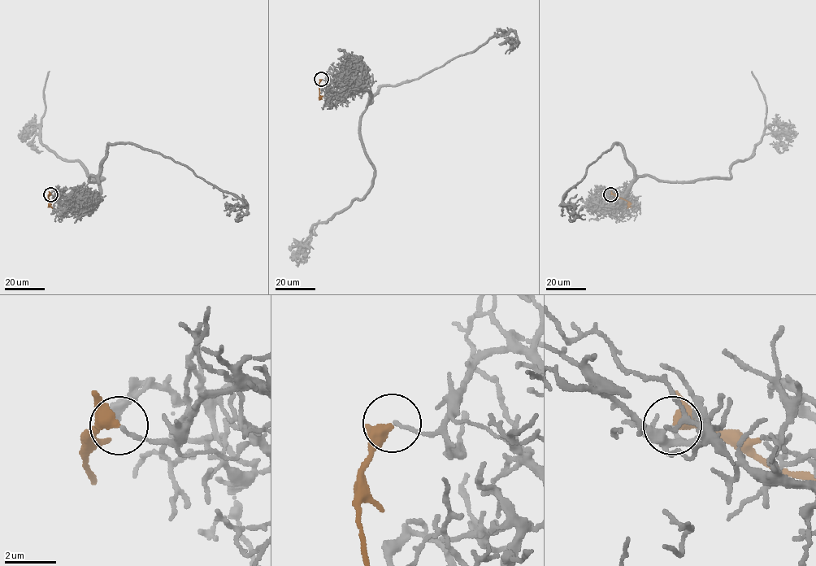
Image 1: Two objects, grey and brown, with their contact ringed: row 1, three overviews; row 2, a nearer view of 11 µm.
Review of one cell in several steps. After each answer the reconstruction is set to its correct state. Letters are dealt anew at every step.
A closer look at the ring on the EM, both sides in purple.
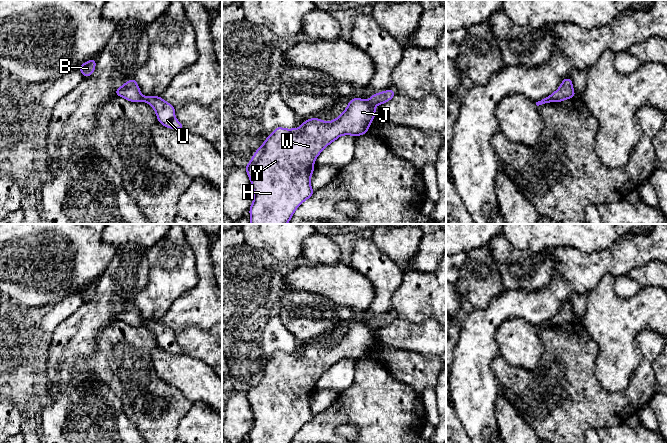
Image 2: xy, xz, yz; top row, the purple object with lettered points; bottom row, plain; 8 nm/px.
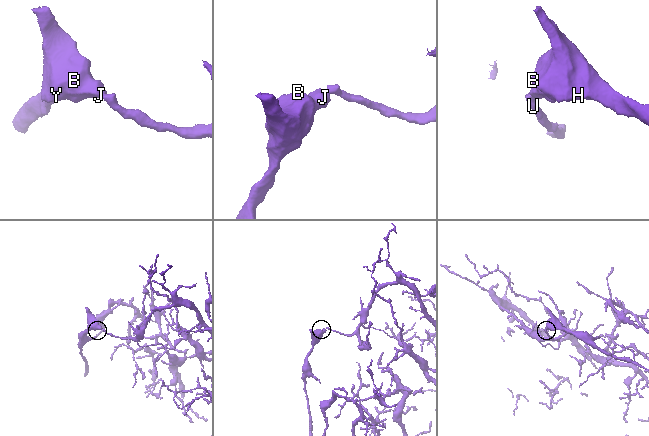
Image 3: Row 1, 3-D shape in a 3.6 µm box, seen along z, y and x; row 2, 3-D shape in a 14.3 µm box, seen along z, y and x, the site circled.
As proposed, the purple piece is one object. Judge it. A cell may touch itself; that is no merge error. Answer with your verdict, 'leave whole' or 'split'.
split

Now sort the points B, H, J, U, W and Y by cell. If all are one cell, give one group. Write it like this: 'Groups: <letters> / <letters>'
Groups: B H J W Y / U

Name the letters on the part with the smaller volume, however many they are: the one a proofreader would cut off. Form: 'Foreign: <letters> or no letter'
Foreign: B, H, J, W, Y

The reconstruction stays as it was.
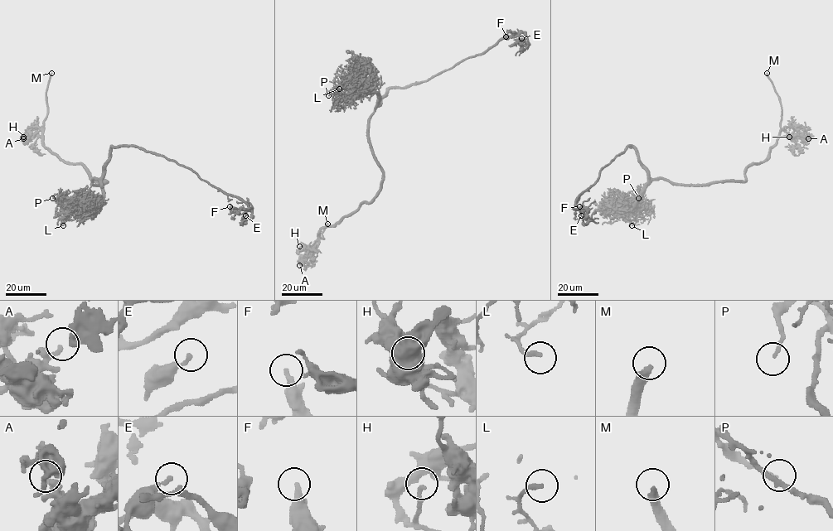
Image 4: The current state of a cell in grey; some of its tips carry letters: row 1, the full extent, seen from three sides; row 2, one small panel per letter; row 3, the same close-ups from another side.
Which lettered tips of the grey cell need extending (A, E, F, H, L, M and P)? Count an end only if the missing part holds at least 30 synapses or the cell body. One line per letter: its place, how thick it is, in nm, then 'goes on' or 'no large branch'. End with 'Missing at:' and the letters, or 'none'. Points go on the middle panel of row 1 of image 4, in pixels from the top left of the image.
A: at (299, 265); 160 nm thick; no large branch
E: at (521, 38); 180 nm thick; no large branch
F: at (506, 36); 320 nm thick; no large branch
H: at (299, 246); 190 nm thick; no large branch
L: at (339, 89); 200 nm thick; no large branch
M: at (327, 224); 360 nm thick; goes on
P: at (328, 95); 140 nm thick; no large branch
Missing at: M

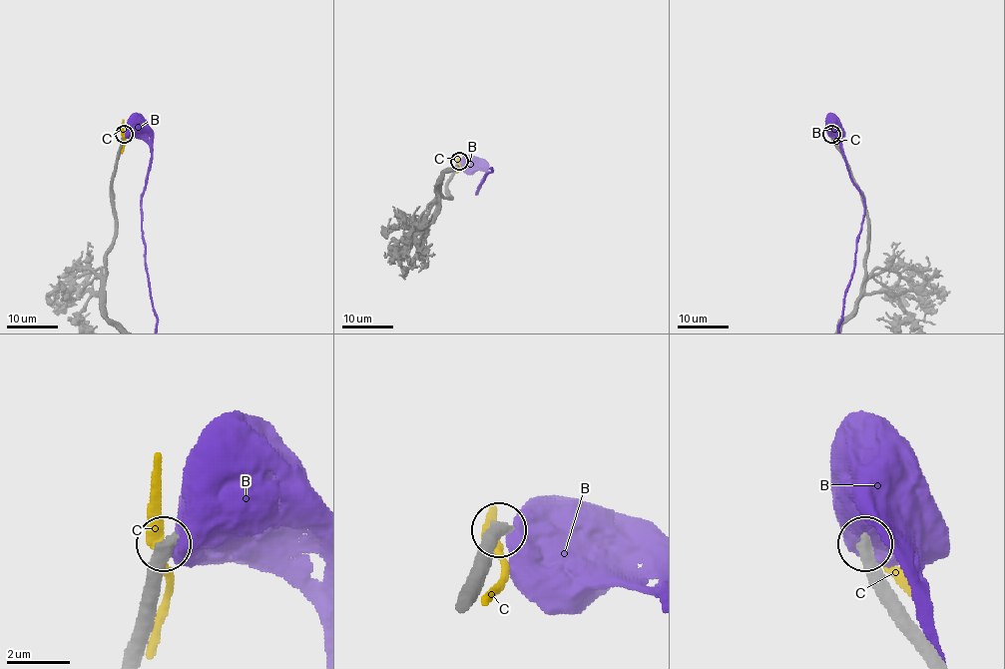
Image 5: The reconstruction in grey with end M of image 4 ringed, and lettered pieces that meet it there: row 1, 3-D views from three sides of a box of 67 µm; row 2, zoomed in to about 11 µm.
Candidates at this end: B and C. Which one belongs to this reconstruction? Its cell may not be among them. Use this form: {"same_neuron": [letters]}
{"same_neuron": []}

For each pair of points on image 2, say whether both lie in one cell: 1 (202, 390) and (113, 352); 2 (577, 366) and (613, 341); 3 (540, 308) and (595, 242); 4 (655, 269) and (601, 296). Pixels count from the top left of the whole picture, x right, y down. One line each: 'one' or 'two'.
1: two
2: two
3: two
4: two

